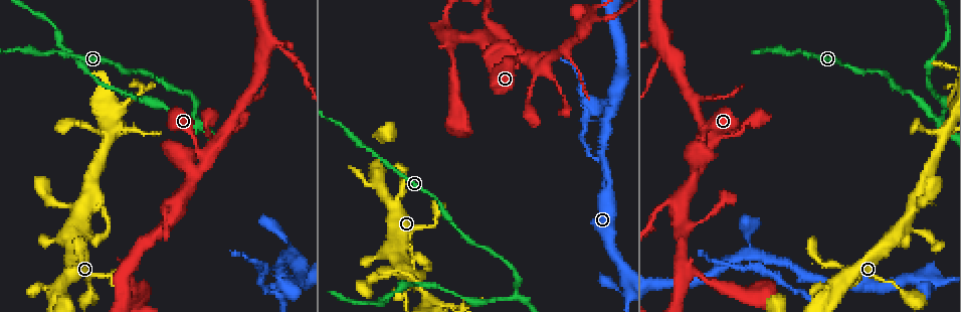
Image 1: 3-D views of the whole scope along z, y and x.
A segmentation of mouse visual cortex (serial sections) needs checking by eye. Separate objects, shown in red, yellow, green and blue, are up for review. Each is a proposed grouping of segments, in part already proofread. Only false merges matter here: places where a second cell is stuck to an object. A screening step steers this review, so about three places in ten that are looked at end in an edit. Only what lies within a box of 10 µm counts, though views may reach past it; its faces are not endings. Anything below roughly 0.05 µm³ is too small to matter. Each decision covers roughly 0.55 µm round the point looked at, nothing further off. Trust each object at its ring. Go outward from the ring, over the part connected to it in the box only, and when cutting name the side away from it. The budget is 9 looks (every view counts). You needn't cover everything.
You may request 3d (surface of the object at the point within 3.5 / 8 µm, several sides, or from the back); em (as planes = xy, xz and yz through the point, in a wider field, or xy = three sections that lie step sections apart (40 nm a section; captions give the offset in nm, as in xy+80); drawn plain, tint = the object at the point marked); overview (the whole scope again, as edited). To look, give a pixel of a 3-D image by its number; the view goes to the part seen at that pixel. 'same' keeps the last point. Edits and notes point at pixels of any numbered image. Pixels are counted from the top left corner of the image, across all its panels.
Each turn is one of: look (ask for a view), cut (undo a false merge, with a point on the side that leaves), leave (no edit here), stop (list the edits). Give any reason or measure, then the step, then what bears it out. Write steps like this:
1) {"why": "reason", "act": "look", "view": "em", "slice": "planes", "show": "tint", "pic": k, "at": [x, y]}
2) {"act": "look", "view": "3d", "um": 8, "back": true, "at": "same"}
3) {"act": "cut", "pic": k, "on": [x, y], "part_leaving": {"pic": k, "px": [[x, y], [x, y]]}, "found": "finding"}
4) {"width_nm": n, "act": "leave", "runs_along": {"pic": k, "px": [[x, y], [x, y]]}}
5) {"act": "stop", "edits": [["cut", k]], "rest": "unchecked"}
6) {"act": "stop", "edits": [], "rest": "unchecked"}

{"why": "branch point", "act": "look", "view": "3d", "um": 3.5, "pic": 1, "at": [516, 54]}

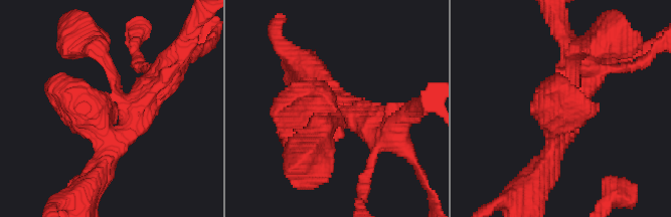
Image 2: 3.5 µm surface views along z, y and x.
{"why": "shape alone is not enough", "act": "look", "view": "em", "slice": "xy", "step": 1, "show": "tint", "pic": 2, "at": [112, 95]}

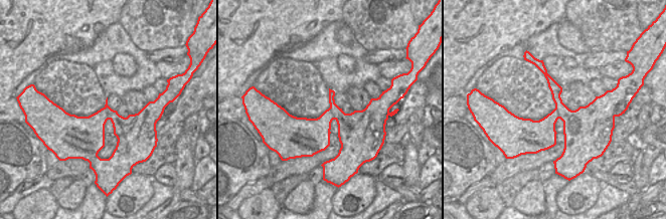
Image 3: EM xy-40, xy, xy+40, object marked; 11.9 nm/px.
{"width_nm": 260, "act": "leave", "runs_along": {"pic": 2, "px": [[593, 44], [572, 59], [554, 146]]}, "found": "continuous, no second cell"}

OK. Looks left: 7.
{"why": "side arm on a straight run", "act": "look", "view": "3d", "um": 8, "pic": 1, "at": [403, 266]}

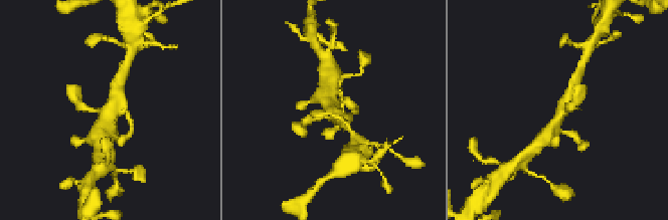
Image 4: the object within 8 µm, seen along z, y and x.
{"act": "look", "view": "em", "slice": "xy", "step": 1, "show": "tint", "at": "same"}

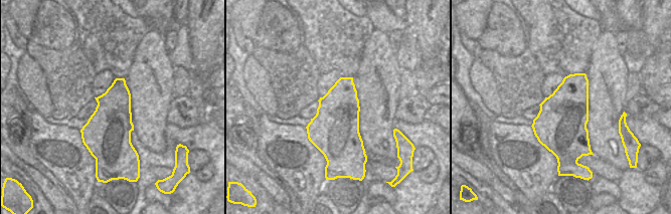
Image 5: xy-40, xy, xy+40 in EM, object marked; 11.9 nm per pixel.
{"act": "leave", "runs_along": {"pic": 4, "px": [[545, 137], [560, 116], [572, 90]]}, "found": "all the same cell"}

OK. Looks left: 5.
{"why": "abrupt turn", "act": "look", "view": "3d", "um": 8, "pic": 1, "at": [936, 136]}

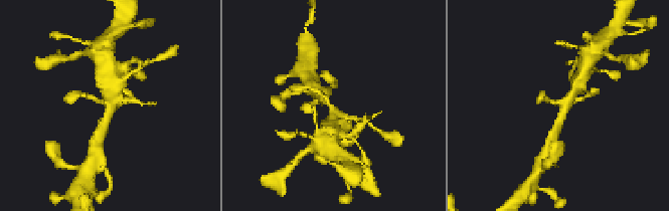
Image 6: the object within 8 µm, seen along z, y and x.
{"act": "look", "view": "em", "slice": "xy", "step": 5, "show": "tint", "at": "same"}

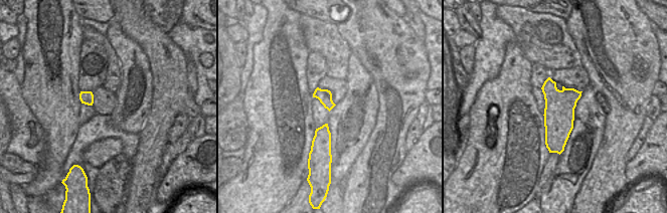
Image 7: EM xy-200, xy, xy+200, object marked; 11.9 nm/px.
{"arm_widths_nm": [150, 150, 250, 350], "act": "leave", "runs_along": {"pic": 6, "px": [[103, 131], [109, 104], [89, 95]]}, "found": "one cell here"}

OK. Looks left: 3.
{"why": "three-way junction", "act": "look", "view": "3d", "um": 3.5, "pic": 1, "at": [515, 296]}

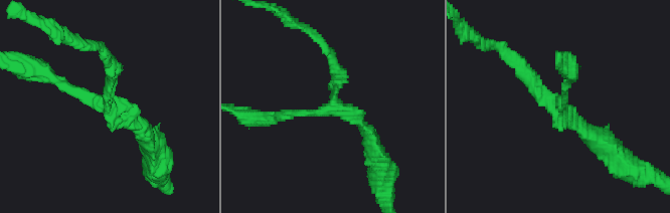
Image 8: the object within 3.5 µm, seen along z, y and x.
{"arms": 3, "arm_widths_nm": [150, 200, 200], "why": "shape alone is not enough", "act": "look", "view": "em", "slice": "xy", "step": 5, "show": "tint", "pic": 8, "at": [107, 103]}

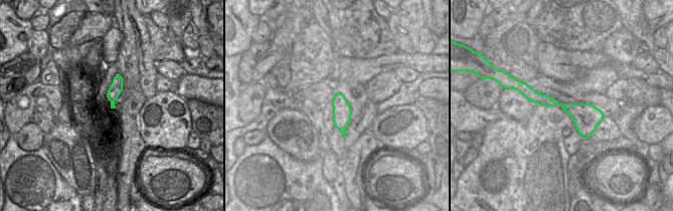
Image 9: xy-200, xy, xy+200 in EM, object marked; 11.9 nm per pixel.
{"act": "leave", "runs_along": {"pic": 8, "px": [[331, 61], [334, 104], [276, 118]]}, "found": "one cell here"}

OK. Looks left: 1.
{"act": "stop", "edits": [], "rest": "unchecked"}

